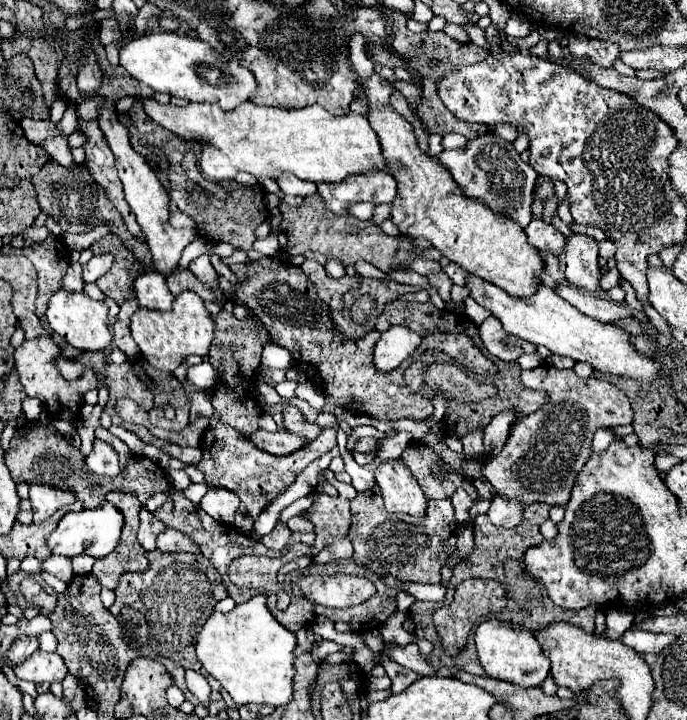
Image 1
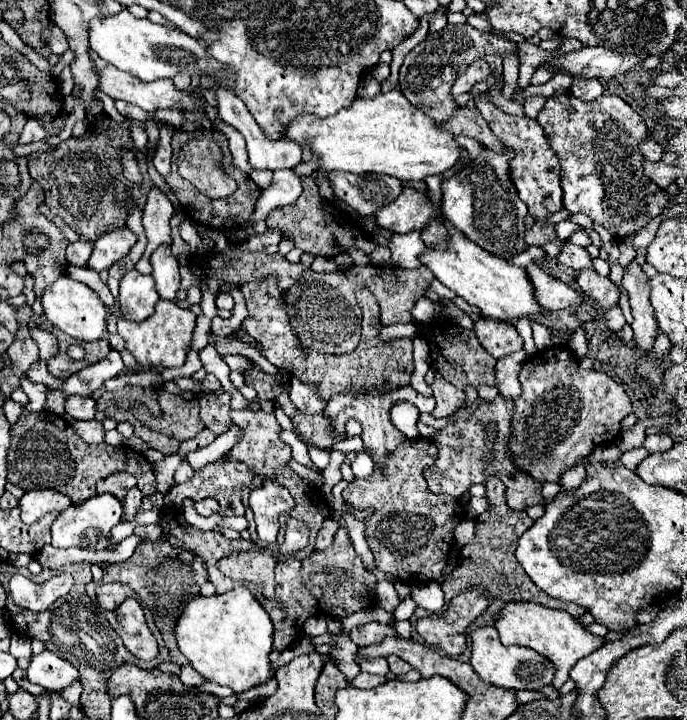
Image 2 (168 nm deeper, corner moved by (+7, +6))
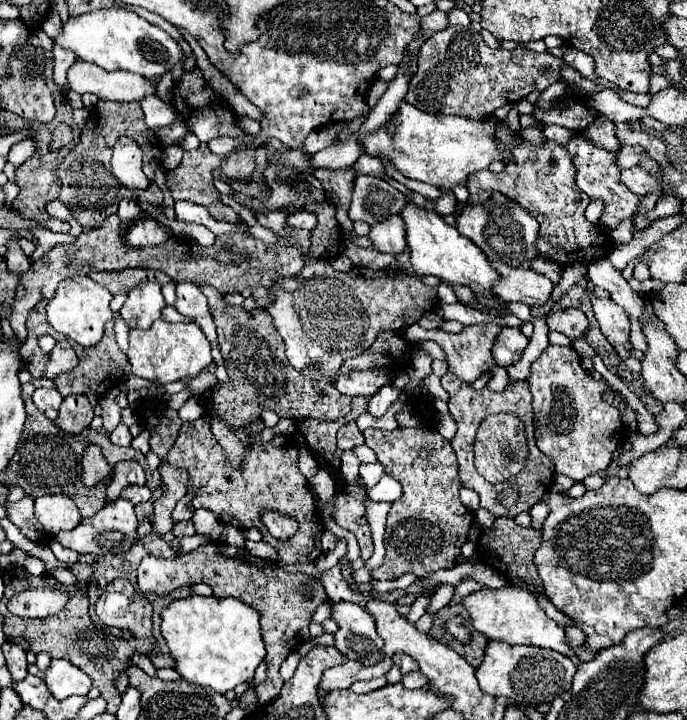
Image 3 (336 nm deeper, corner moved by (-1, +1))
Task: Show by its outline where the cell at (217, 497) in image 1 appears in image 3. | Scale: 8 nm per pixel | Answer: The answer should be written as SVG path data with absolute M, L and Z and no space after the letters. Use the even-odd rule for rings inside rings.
M197 509L195 515L193 515L193 525L195 525L195 531L199 535L205 535L209 541L217 543L219 537L221 537L221 531L225 525L221 525L221 521L217 519L215 513L207 511L207 509Z

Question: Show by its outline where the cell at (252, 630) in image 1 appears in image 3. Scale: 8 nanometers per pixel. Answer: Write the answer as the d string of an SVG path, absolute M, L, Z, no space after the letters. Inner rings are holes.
M191 595L171 601L161 613L161 635L175 661L173 669L181 679L211 687L217 693L233 691L237 685L251 681L257 665L265 659L259 613L233 597L219 599L215 595Z

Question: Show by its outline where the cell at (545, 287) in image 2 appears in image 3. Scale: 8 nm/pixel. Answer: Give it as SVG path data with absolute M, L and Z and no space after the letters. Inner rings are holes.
M491 261L491 265L501 273L501 281L497 281L497 297L505 301L519 301L529 307L547 303L553 291L553 285L547 277L527 267L509 267L499 261Z

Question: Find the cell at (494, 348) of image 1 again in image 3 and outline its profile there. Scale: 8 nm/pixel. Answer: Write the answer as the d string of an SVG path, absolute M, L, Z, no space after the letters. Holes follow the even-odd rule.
M505 327L493 341L493 357L495 357L497 365L509 367L509 365L517 363L523 355L527 343L529 343L529 339L521 333L519 327Z

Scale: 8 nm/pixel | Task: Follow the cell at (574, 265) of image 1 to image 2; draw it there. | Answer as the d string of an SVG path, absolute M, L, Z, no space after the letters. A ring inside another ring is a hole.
M581 270L577 276L575 276L579 288L583 290L585 296L593 298L595 302L601 304L601 308L609 310L611 306L617 304L619 300L619 288L605 276L597 274L595 270Z

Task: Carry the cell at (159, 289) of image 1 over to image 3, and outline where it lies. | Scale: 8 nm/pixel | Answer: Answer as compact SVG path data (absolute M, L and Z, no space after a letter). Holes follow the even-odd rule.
M141 283L137 289L127 293L127 301L121 307L121 317L131 329L149 329L153 321L161 317L165 307L161 285L157 283Z

